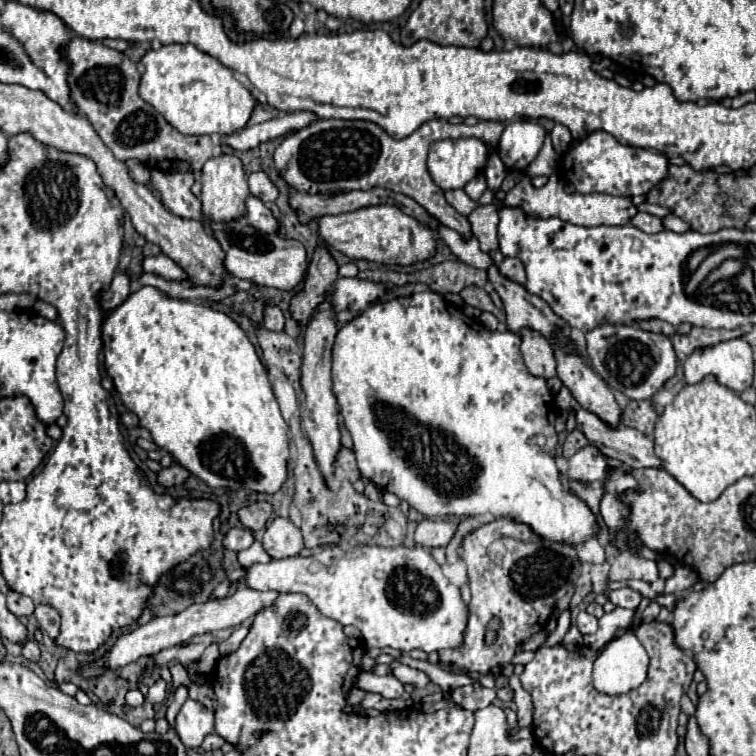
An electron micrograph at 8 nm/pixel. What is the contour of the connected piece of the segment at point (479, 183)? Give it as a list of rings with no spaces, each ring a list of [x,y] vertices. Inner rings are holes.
[[[484,173],[476,175],[476,179],[472,179],[472,181],[464,187],[464,191],[466,191],[466,195],[468,195],[472,201],[478,201],[480,195],[486,191],[486,177],[484,177]]]

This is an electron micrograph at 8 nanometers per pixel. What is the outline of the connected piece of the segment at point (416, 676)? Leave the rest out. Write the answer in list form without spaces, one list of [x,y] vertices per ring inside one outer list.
[[[400,661],[392,663],[392,671],[394,671],[396,679],[400,679],[402,683],[410,683],[414,687],[426,687],[430,683],[430,679],[428,679],[428,675],[424,671],[418,671],[418,669],[412,669],[408,665],[402,665]]]

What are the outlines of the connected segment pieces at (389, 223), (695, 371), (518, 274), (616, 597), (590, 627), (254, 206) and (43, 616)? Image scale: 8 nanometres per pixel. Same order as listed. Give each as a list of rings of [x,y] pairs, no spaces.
[[[376,205],[340,215],[324,215],[318,219],[318,233],[326,245],[348,255],[350,259],[368,259],[386,265],[410,265],[430,259],[436,251],[434,233],[414,217],[402,213],[396,205]]]
[[[730,339],[692,353],[684,363],[684,383],[690,383],[690,385],[700,383],[706,375],[716,375],[716,379],[722,385],[730,387],[736,393],[742,393],[744,389],[748,389],[754,377],[754,359],[752,359],[750,345],[744,339]]]
[[[506,257],[506,259],[498,265],[498,269],[500,269],[500,273],[502,273],[504,277],[508,277],[508,279],[512,279],[512,281],[520,283],[520,285],[524,285],[524,283],[526,283],[524,265],[522,265],[522,261],[520,261],[520,259],[516,259],[516,257]]]
[[[616,589],[616,591],[610,591],[608,593],[608,599],[616,605],[616,607],[622,607],[622,609],[636,609],[638,603],[642,601],[642,595],[634,589]]]
[[[580,611],[578,619],[576,619],[576,627],[580,629],[580,633],[596,633],[598,619],[586,611]]]
[[[254,195],[248,197],[246,207],[248,207],[246,219],[248,219],[248,223],[252,223],[252,227],[256,227],[258,231],[262,231],[262,233],[276,233],[276,231],[280,229],[280,223],[278,223],[278,219],[272,215],[272,211],[270,211],[260,199],[256,199]]]
[[[38,605],[36,611],[34,611],[34,617],[36,617],[40,629],[46,631],[52,639],[56,639],[58,629],[60,629],[60,615],[58,615],[58,611],[54,607],[50,607],[50,605]]]

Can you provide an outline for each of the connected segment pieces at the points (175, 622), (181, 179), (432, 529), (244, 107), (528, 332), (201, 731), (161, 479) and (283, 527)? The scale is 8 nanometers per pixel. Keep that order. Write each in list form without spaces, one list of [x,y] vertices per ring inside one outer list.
[[[238,587],[232,595],[228,595],[226,599],[220,599],[220,601],[208,601],[208,603],[198,603],[198,605],[192,605],[188,609],[184,609],[180,615],[170,615],[170,617],[156,617],[152,619],[150,623],[138,627],[136,631],[132,633],[126,633],[126,635],[120,635],[116,645],[112,647],[110,653],[104,655],[104,659],[100,659],[98,663],[94,665],[84,665],[82,667],[82,673],[86,677],[98,677],[102,673],[102,669],[110,667],[110,669],[120,669],[124,665],[128,665],[130,661],[136,661],[138,657],[142,655],[156,655],[160,653],[162,649],[168,649],[168,647],[174,647],[194,635],[202,635],[202,633],[214,633],[214,631],[220,631],[220,629],[226,629],[226,627],[236,627],[240,625],[242,621],[254,617],[260,609],[264,607],[270,607],[274,601],[276,601],[278,593],[276,591],[256,591],[256,589],[250,589],[250,587]]]
[[[151,169],[151,187],[160,193],[162,203],[178,217],[202,219],[201,202],[192,195],[190,187],[194,184],[193,172],[180,173]]]
[[[424,519],[416,527],[416,545],[420,547],[446,547],[456,531],[456,523],[444,519]]]
[[[172,43],[172,45],[160,45],[158,49],[148,49],[146,55],[142,57],[142,67],[144,67],[144,71],[142,71],[142,79],[140,79],[140,87],[138,87],[140,97],[146,103],[150,103],[180,133],[230,135],[230,133],[244,129],[254,111],[254,105],[256,105],[254,95],[242,83],[238,83],[234,79],[234,75],[228,67],[224,67],[216,57],[196,49],[192,43],[186,43],[186,45]]]
[[[522,329],[520,339],[522,339],[520,351],[522,351],[528,371],[532,375],[544,377],[544,379],[554,377],[556,375],[556,359],[554,359],[554,349],[552,349],[550,341],[532,329]]]
[[[186,699],[176,715],[176,731],[186,747],[198,749],[202,739],[214,731],[214,713],[202,703]]]
[[[172,463],[170,467],[160,469],[160,473],[158,473],[158,483],[160,483],[160,485],[164,485],[164,487],[182,485],[182,483],[186,481],[186,477],[188,477],[188,475],[190,475],[190,473],[188,473],[182,465]]]
[[[276,517],[268,523],[262,545],[272,559],[294,557],[304,549],[300,529],[284,517]]]

